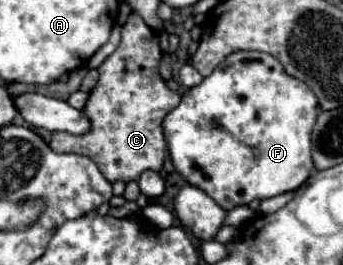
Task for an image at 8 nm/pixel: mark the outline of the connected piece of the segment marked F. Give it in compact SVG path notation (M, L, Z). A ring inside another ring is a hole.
M236 51L228 55L204 81L188 89L178 107L164 117L164 137L174 169L194 187L210 195L222 209L248 205L254 199L276 197L298 189L314 171L310 155L310 131L318 117L316 95L298 79L286 75L272 55L260 51Z

